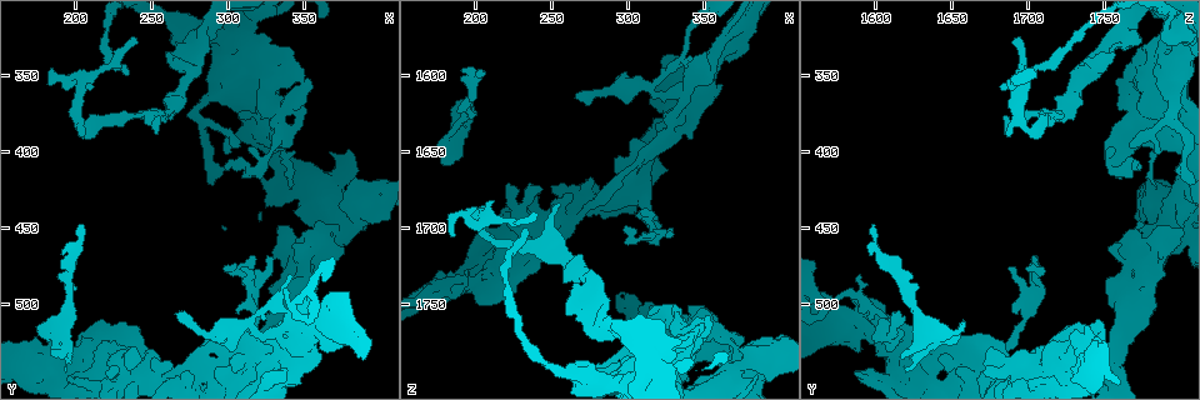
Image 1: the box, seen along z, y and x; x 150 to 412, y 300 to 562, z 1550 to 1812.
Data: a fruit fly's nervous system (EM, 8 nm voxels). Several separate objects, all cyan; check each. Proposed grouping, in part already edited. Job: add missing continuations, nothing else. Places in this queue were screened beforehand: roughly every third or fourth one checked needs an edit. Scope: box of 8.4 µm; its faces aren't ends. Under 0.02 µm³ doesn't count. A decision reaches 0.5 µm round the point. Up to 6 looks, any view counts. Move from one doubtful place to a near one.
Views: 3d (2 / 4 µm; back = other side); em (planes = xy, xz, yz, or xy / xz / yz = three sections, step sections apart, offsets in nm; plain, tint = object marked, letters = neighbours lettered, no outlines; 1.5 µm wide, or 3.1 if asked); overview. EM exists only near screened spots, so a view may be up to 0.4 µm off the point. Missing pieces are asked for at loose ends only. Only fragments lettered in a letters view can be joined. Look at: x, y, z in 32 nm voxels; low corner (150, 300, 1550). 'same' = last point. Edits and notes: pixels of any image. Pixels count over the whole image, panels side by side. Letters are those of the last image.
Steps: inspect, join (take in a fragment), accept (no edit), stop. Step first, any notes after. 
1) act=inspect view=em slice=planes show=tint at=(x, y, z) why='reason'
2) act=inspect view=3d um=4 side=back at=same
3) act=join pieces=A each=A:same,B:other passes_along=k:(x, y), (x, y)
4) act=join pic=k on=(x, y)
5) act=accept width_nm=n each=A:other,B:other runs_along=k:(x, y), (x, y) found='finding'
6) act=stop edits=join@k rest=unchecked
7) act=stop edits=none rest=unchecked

act=inspect view=3d um=2 side=back at=(258, 378, 1682) why='free end'

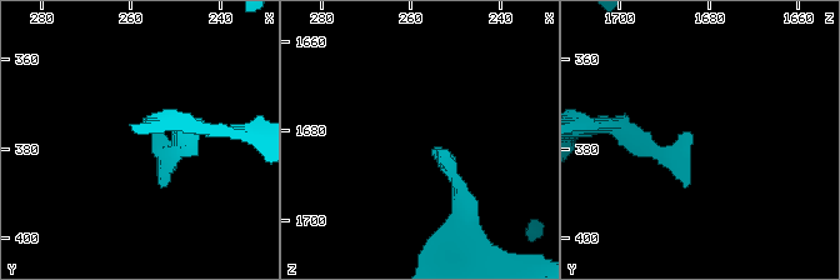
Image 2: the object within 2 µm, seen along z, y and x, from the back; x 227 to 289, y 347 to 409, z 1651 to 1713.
act=inspect view=em slice=yz step=8 show=letters at=(256, 377, 1684) why='shape alone is not enough'

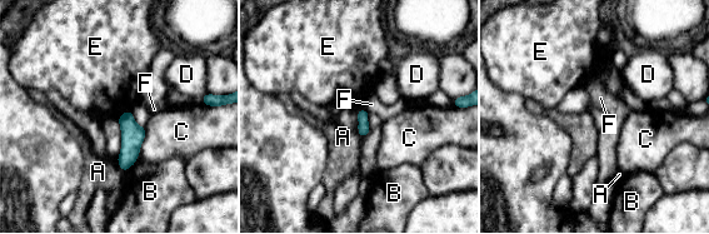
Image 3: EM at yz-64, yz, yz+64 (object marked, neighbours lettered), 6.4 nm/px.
act=accept each=A:other,B:other,C:other,D:other,E:other,F:other border=3:(357, 110), (358, 134), (362, 138) found='no lettered fragment goes on from it'

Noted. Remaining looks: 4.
act=inspect view=3d um=4 at=(308, 508, 1692) why='an open end'

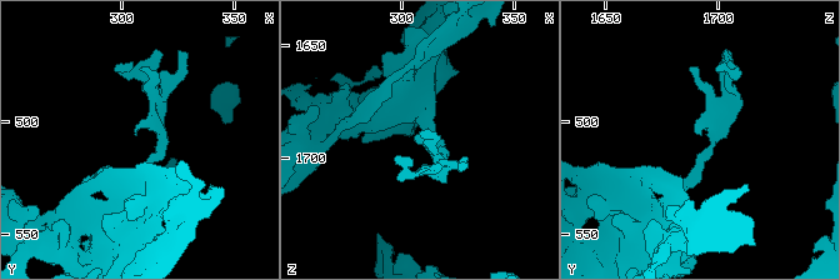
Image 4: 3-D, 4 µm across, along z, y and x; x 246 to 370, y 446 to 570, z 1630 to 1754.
act=inspect view=em slice=yz step=4 show=tint at=(307, 507, 1691) why='need the tissue'

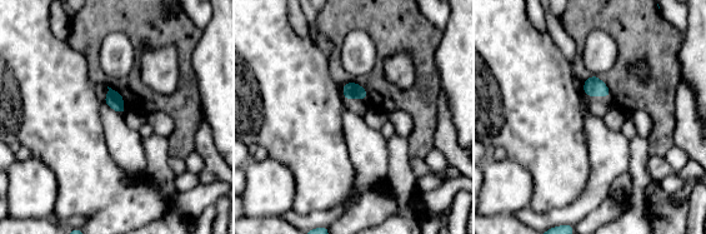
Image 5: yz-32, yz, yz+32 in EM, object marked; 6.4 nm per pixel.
act=inspect view=em slice=planes show=letters at=same

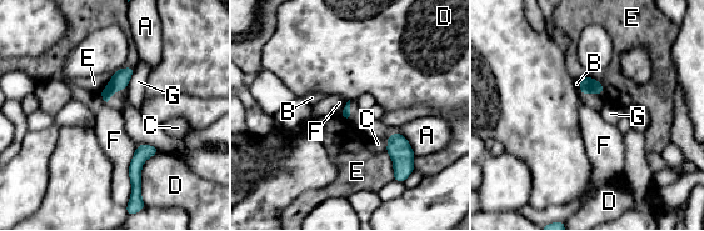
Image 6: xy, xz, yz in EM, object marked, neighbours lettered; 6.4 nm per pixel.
act=accept each=A:other,B:other,C:other,D:other,E:other,F:other,G:other border=6:(138, 145), (129, 166), (129, 196) found='no lettered fragment goes on from it'

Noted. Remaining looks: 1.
act=stop edits=none rest=unchecked

